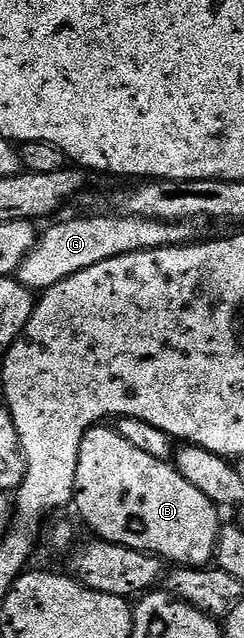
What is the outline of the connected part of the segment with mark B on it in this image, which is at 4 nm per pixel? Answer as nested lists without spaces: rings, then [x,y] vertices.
[[[110,426],[89,428],[80,442],[80,458],[76,462],[76,486],[74,487],[73,507],[78,507],[82,520],[95,533],[99,540],[107,540],[120,546],[128,546],[132,550],[151,552],[163,562],[174,566],[201,568],[209,565],[214,558],[220,523],[219,509],[194,489],[190,483],[184,482],[173,463],[157,460],[144,450],[136,450],[132,442],[120,438],[120,434]]]

